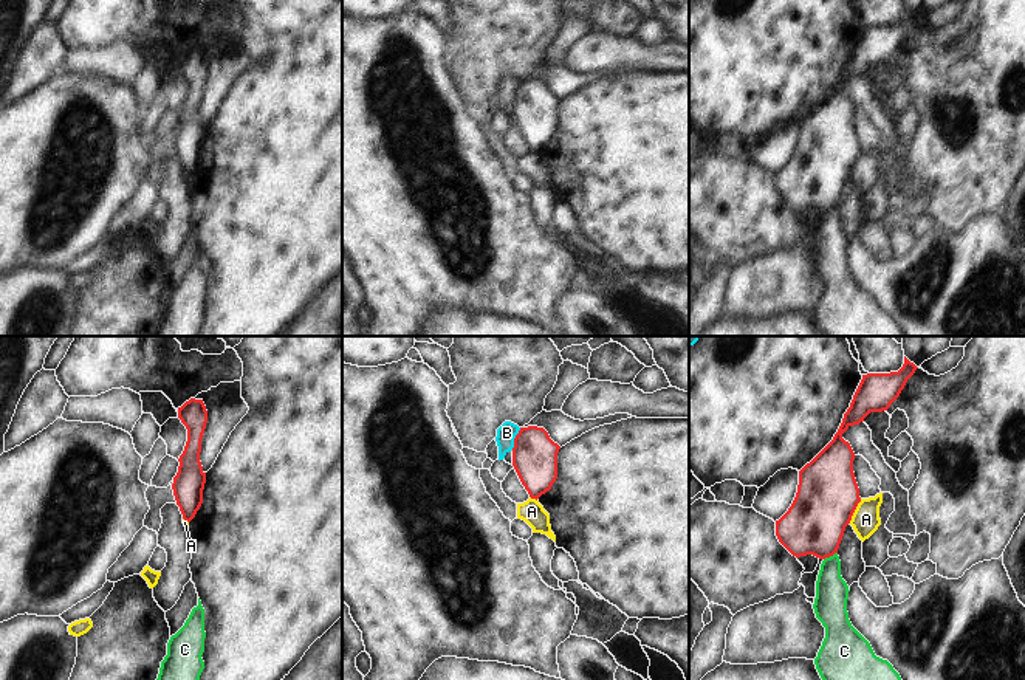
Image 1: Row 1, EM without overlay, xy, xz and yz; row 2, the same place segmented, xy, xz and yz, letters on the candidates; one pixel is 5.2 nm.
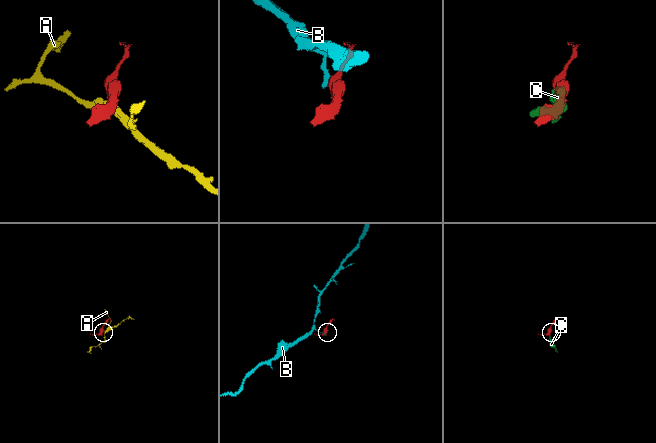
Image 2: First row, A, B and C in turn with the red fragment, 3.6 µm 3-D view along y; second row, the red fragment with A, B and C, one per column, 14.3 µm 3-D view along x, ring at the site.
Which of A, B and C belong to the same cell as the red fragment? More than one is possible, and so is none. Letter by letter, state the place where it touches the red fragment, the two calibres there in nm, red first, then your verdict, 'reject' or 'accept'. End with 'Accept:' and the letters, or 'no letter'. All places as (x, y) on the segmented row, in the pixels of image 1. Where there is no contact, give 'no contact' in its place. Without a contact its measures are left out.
A: contact yz (853, 511); calibres 320 and 140 nm; reject
B: contact xz (514, 439); calibres 240 and 100 nm; reject
C: contact yz (830, 555); calibres 320 and 180 nm; reject
Accept: no letter

